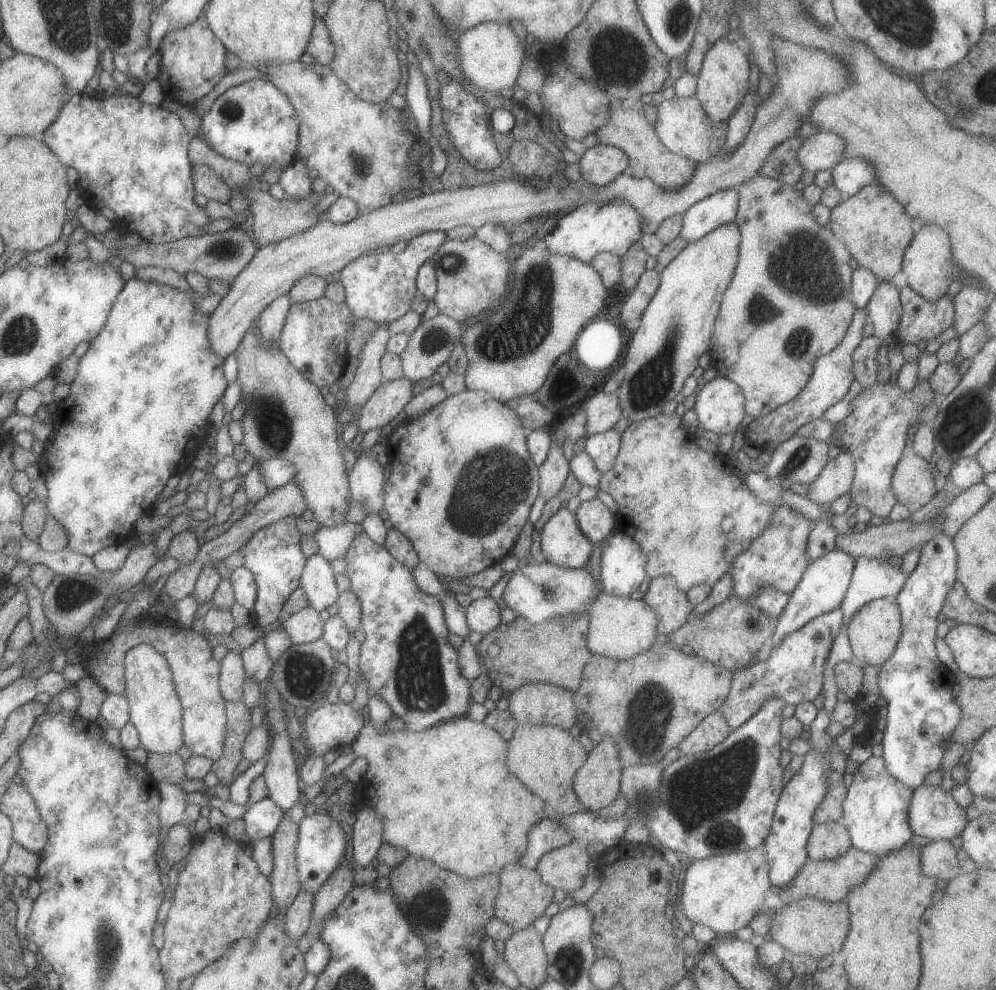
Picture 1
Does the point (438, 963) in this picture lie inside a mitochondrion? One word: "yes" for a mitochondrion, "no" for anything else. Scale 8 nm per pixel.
no

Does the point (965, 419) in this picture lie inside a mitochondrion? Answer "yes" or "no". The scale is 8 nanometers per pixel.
yes

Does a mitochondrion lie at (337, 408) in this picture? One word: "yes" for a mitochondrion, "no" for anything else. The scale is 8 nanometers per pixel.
no

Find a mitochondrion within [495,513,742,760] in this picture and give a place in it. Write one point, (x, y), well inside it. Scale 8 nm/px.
(651, 706)

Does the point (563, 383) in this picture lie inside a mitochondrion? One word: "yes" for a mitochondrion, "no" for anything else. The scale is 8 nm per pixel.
no

